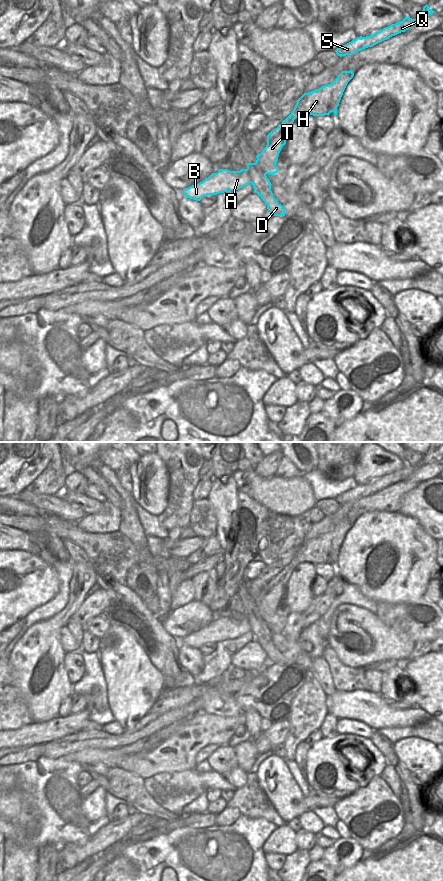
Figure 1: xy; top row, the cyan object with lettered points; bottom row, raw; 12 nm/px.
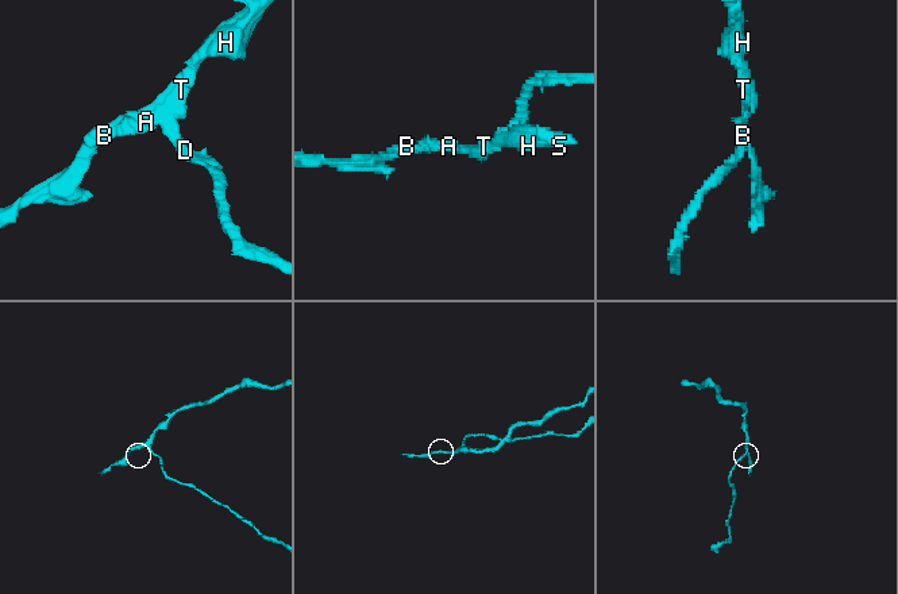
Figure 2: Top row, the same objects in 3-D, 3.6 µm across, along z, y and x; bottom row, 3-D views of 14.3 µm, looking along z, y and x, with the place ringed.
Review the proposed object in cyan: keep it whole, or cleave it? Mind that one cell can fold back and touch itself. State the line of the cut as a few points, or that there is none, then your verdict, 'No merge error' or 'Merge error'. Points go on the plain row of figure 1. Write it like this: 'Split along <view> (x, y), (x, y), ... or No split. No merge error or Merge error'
Split along xy (270, 634), (254, 636). Merge error.

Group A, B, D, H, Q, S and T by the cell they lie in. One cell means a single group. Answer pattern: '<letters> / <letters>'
A B H Q S T / D

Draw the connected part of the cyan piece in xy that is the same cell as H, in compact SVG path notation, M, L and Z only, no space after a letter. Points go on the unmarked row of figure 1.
M352 518L342 519L333 531L304 541L296 549L291 562L267 583L267 593L256 604L255 611L248 611L247 616L240 619L219 617L217 621L212 621L202 630L183 637L182 642L200 649L204 644L236 639L250 631L254 636L271 635L272 632L266 623L278 620L276 615L278 604L286 592L287 582L294 568L306 561L313 564L329 564L333 560L336 564L343 540L353 524Z

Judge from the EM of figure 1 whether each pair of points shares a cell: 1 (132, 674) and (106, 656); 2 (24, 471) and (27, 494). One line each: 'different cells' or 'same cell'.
1: same cell
2: different cells

